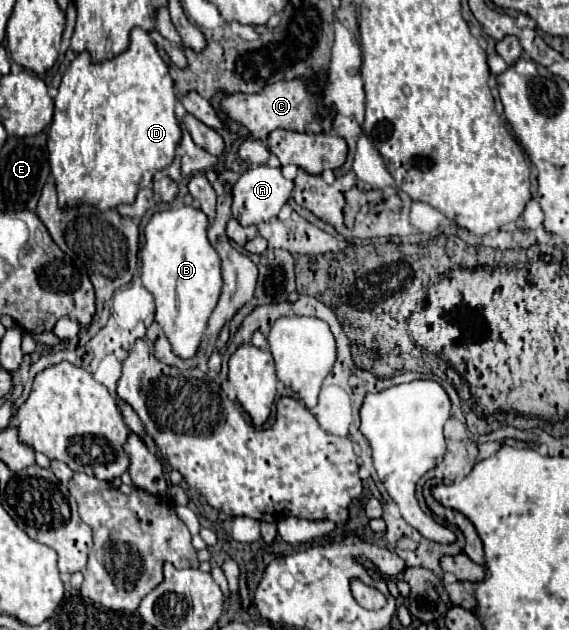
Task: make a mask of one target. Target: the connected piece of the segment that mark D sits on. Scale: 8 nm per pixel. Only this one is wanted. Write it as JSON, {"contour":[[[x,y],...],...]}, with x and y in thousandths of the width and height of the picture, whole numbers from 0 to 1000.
{"contour":[[[237,41],[227,54],[227,76],[195,95],[163,98],[153,83],[135,86],[114,111],[104,149],[97,152],[97,184],[83,225],[104,324],[132,327],[153,321],[174,333],[192,333],[209,324],[237,321],[241,302],[262,295],[269,276],[293,267],[308,251],[308,235],[318,222],[308,165],[311,152],[297,105],[286,98],[265,57],[251,44]]]}

